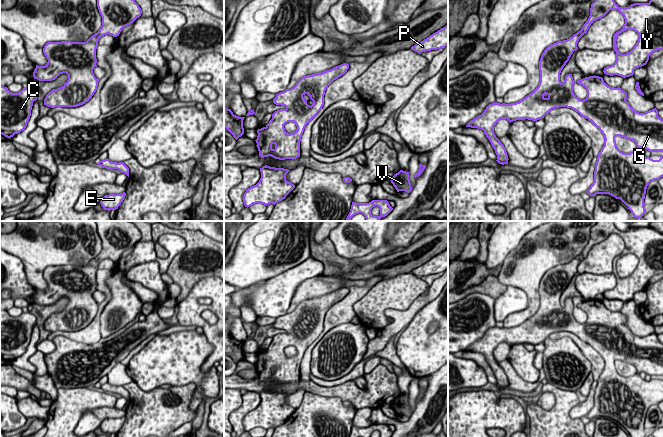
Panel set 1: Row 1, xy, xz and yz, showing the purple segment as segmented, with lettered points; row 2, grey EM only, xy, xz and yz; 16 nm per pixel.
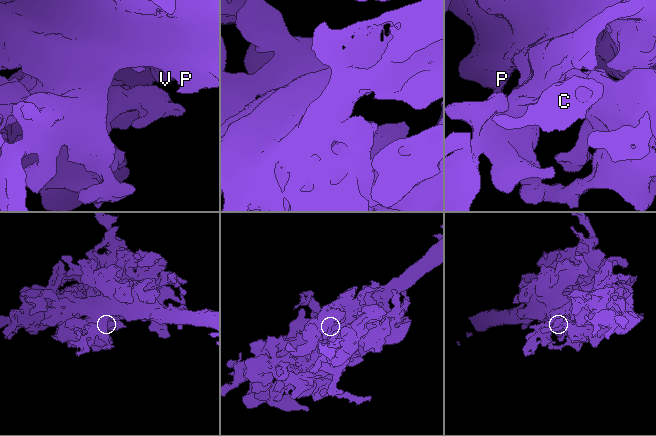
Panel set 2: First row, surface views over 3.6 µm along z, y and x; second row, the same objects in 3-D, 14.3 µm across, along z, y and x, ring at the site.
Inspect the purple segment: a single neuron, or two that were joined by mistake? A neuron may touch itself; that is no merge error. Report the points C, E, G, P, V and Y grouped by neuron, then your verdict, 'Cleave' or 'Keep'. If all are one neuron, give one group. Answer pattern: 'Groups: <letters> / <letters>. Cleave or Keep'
Groups: C E G P V Y. Keep

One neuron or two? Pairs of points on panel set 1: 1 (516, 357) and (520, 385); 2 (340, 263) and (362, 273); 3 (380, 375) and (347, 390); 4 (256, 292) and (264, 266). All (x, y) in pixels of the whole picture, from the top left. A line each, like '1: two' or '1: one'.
1: two
2: one
3: one
4: two

